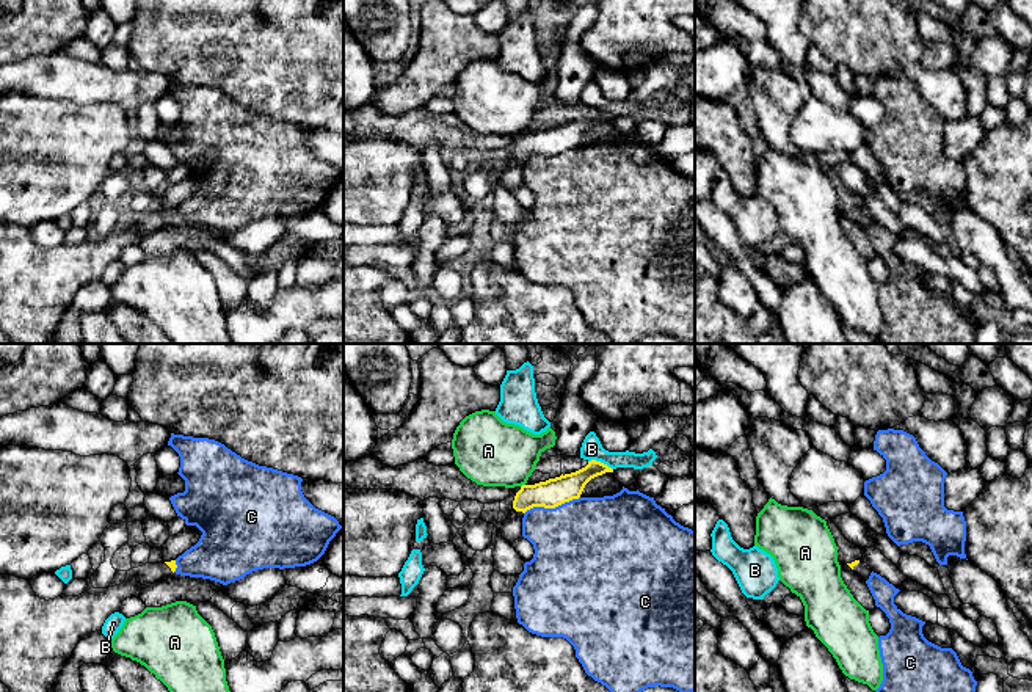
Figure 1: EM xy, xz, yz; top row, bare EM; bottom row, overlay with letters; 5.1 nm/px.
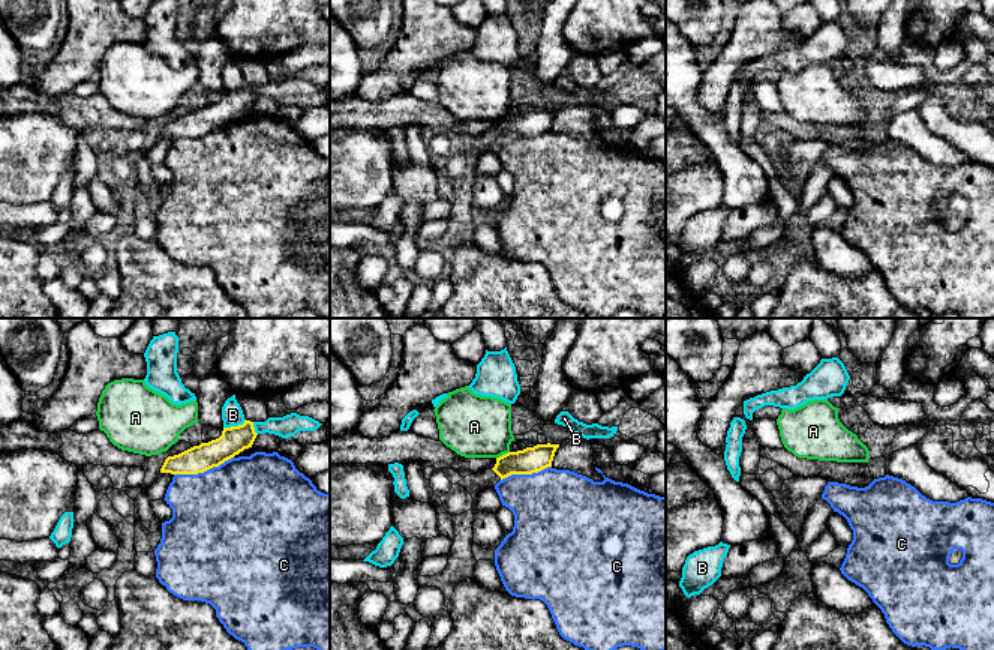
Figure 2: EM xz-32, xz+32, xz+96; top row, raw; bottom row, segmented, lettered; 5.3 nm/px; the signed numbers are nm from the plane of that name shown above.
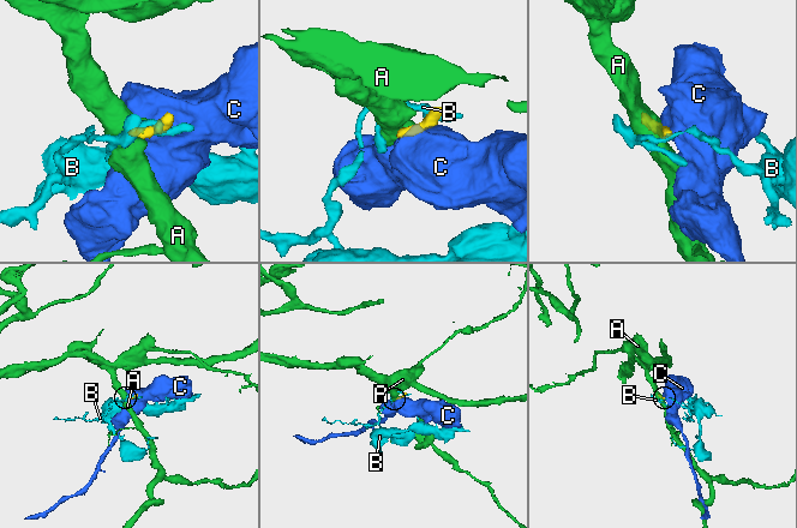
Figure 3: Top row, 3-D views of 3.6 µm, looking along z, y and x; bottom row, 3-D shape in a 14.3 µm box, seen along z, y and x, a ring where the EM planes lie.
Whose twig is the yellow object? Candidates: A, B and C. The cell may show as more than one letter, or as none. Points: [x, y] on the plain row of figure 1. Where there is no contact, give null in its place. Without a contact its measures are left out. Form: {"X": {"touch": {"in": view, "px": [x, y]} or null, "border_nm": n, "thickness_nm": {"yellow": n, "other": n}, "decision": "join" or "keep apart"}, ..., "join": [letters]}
{"A": {"touch": {"in": "xz", "px": [523, 134]}, "border_nm": 30, "thickness_nm": {"yellow": 140, "other": 340}, "decision": "keep apart"}, "B": {"touch": {"in": "xz", "px": [601, 112]}, "border_nm": 140, "thickness_nm": {"yellow": 140, "other": 110}, "decision": "keep apart"}, "C": {"touch": {"in": "xz", "px": [551, 156]}, "border_nm": 300, "thickness_nm": {"yellow": 140, "other": 480}, "decision": "keep apart"}, "join": []}

